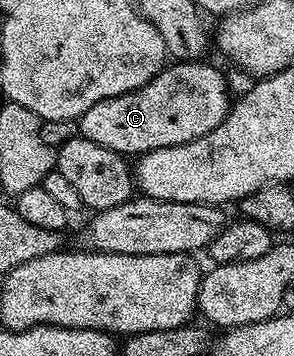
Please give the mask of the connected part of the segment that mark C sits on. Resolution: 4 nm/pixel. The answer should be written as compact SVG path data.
M204 60L173 61L142 88L94 104L94 108L78 119L79 137L94 140L116 154L139 156L206 136L222 124L230 109L230 87L225 71L206 63Z

